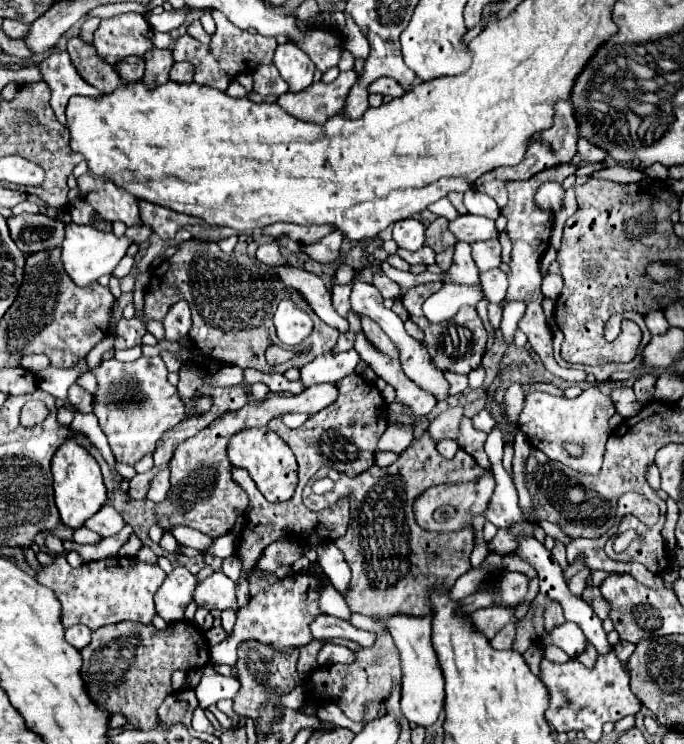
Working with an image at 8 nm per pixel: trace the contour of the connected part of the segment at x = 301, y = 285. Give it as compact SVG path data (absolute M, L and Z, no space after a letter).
M274 266L274 270L278 272L280 280L288 286L288 288L296 288L312 306L312 310L332 328L340 330L340 332L348 332L350 324L346 318L338 316L338 312L334 312L332 300L330 300L330 290L326 288L326 284L312 272L304 270L304 268L294 268L294 266Z

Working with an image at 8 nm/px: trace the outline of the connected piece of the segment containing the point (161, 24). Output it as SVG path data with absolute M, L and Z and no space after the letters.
M188 8L186 10L170 10L170 12L162 12L162 14L150 14L148 16L148 22L154 30L158 32L172 32L172 30L178 30L184 22L186 22L186 14L188 14Z

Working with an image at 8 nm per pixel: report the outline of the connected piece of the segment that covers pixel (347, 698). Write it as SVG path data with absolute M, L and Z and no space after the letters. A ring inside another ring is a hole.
M380 634L376 644L372 648L362 648L356 652L356 662L354 664L334 664L330 668L316 668L310 674L312 680L312 696L318 700L330 700L336 702L342 712L354 720L360 722L364 718L366 702L378 700L378 698L388 698L390 690L396 682L400 682L400 660L398 660L398 650L392 644L392 636Z

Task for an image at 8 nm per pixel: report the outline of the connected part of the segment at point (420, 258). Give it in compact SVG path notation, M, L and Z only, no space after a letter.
M424 246L424 248L420 248L420 250L416 250L416 252L408 252L408 250L398 250L398 256L402 258L402 260L406 260L408 264L434 264L434 256L436 256L436 252L432 250L432 248L428 248L428 246Z

